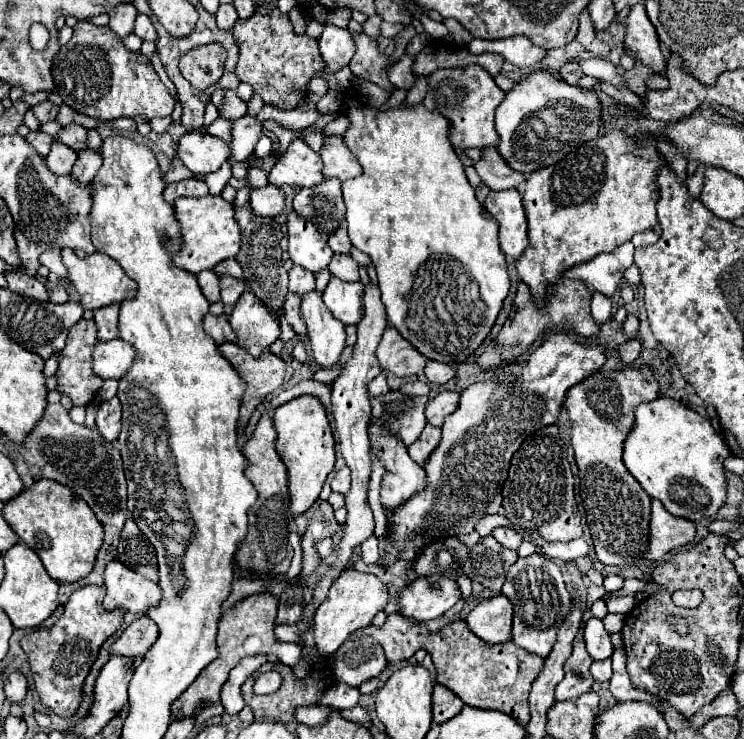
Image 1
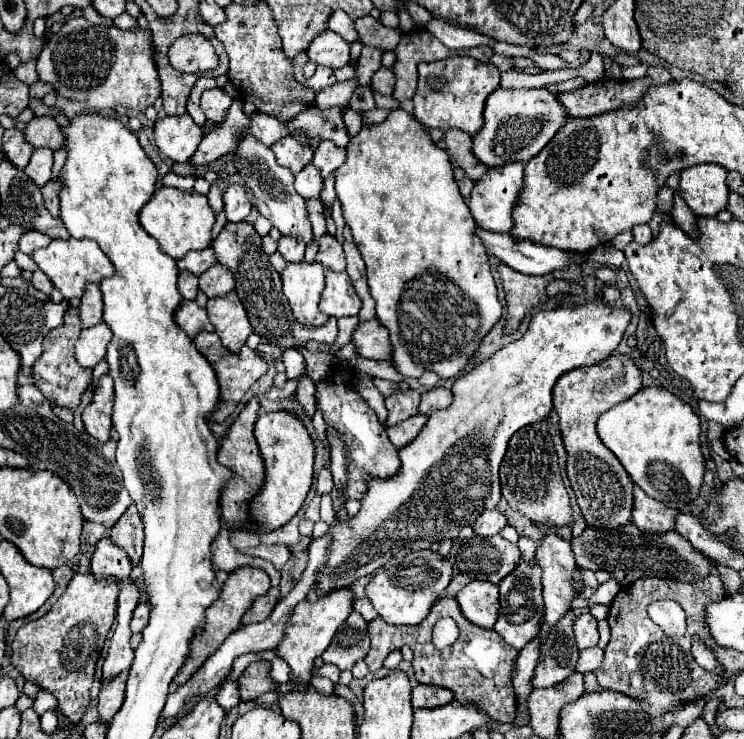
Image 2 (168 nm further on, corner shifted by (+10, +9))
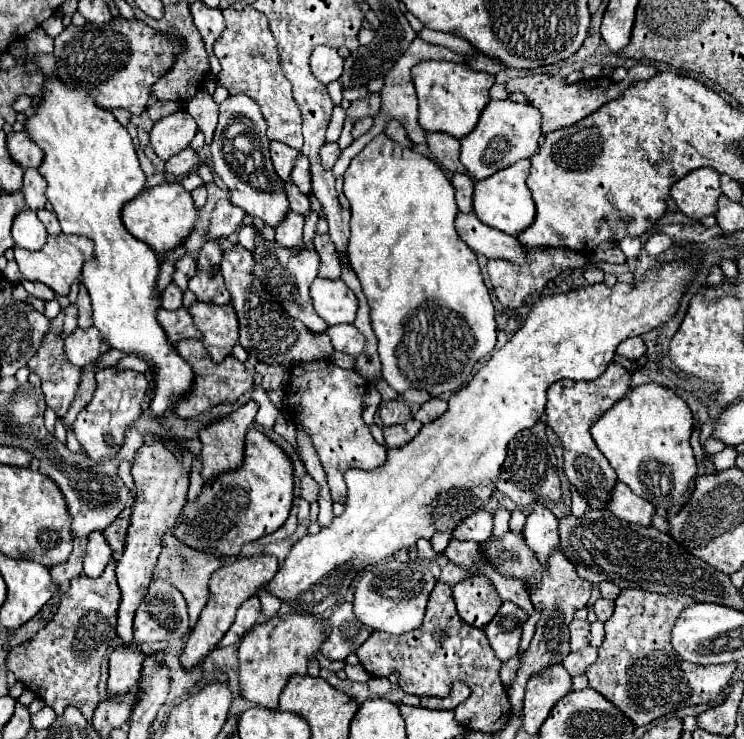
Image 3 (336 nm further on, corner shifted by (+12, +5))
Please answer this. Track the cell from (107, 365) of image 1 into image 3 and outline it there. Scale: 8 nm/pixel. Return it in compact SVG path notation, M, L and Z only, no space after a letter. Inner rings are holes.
M90 326L88 330L76 328L64 340L64 354L74 366L84 368L84 364L92 362L100 354L100 344L102 336L96 326Z

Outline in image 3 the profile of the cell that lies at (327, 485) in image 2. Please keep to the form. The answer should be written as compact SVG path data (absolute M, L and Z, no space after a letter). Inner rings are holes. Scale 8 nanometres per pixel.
M304 474L302 478L300 478L300 494L302 494L302 498L304 500L308 500L308 502L314 502L316 498L318 498L318 484L314 482L314 478L312 476L308 476L308 474Z

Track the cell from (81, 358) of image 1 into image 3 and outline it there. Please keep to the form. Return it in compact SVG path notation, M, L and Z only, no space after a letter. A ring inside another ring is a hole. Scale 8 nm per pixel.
M70 304L66 308L62 308L62 312L50 322L50 328L46 332L46 336L42 338L42 344L36 352L36 356L28 362L28 368L30 372L38 374L40 380L42 380L42 392L44 392L44 398L46 398L46 404L58 414L58 416L64 416L64 412L68 412L72 400L74 400L74 394L76 394L76 384L80 382L80 370L68 362L68 358L64 356L64 336L68 336L68 332L72 332L78 324L76 324L76 306Z

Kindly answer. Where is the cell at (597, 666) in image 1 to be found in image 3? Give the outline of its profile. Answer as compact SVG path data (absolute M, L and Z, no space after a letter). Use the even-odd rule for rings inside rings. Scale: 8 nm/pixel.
M588 646L588 648L582 648L578 652L570 652L566 658L564 658L564 668L570 672L570 676L578 676L578 674L584 674L586 668L590 664L594 664L596 660L596 648Z

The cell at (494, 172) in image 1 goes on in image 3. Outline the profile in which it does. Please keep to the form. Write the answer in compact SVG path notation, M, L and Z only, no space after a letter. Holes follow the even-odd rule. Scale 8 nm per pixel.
M428 132L426 144L428 144L428 150L434 154L434 160L438 162L438 166L450 172L462 172L462 174L466 172L466 168L458 160L458 140L456 138L448 134L440 134L440 132Z

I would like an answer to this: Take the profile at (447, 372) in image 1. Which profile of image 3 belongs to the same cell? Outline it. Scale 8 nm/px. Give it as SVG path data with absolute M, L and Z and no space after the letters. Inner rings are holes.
M408 390L408 392L402 394L402 398L404 398L406 402L416 402L416 404L424 404L424 402L430 400L428 392L424 392L424 390Z

